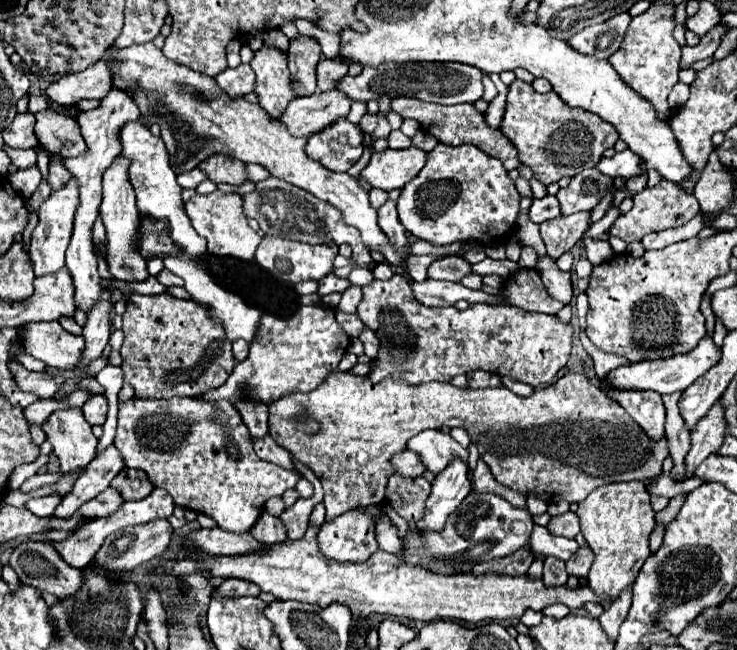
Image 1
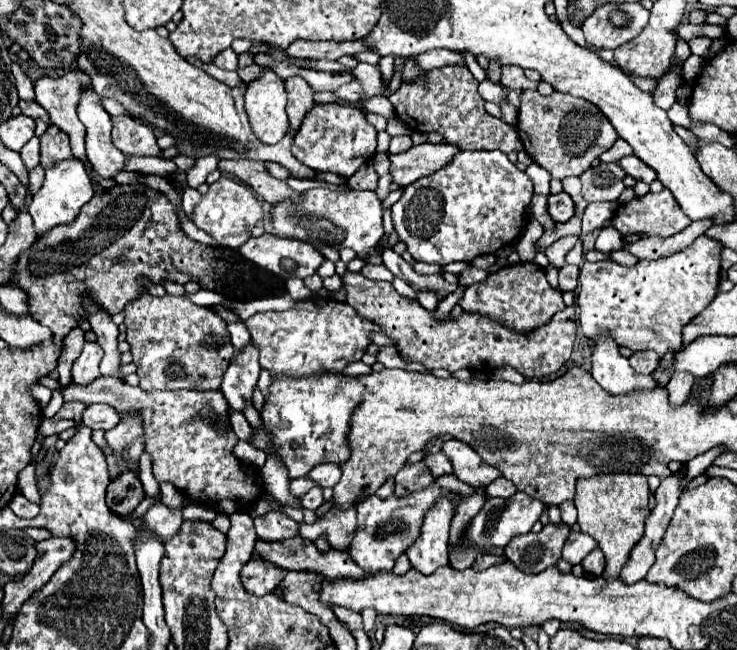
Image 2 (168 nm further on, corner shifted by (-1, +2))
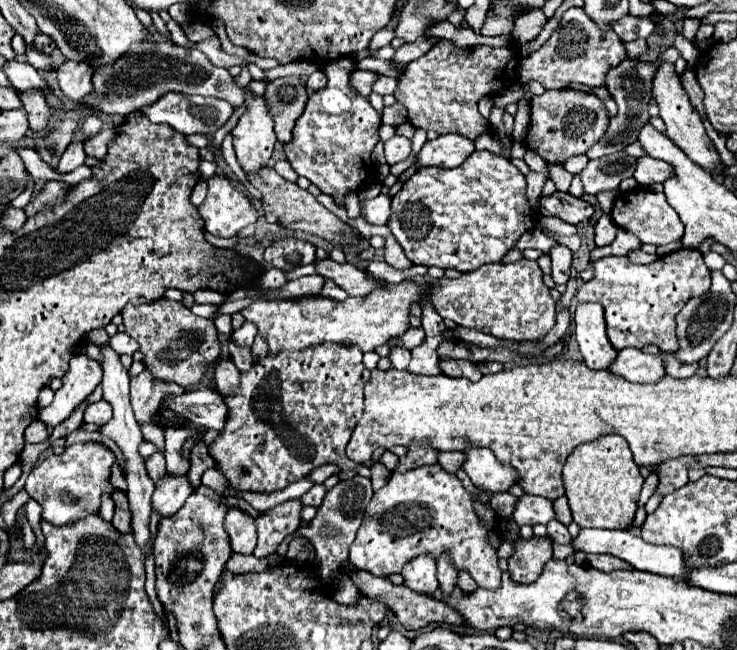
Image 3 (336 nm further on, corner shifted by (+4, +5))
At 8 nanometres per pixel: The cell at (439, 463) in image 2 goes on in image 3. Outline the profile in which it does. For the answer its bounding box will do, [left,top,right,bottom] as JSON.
[439,452,465,472]

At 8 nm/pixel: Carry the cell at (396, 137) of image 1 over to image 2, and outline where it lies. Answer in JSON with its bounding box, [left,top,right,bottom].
[390,135,412,153]

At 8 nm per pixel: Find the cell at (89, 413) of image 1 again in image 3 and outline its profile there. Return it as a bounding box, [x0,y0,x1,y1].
[85,400,113,426]

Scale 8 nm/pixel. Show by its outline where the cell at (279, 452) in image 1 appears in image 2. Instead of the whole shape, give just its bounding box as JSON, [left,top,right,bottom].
[232,411,254,441]

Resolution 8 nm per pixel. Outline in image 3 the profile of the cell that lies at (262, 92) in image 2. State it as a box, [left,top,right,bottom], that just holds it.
[231,90,277,176]

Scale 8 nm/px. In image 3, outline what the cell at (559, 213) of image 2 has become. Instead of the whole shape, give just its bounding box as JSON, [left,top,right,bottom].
[539,192,595,224]

